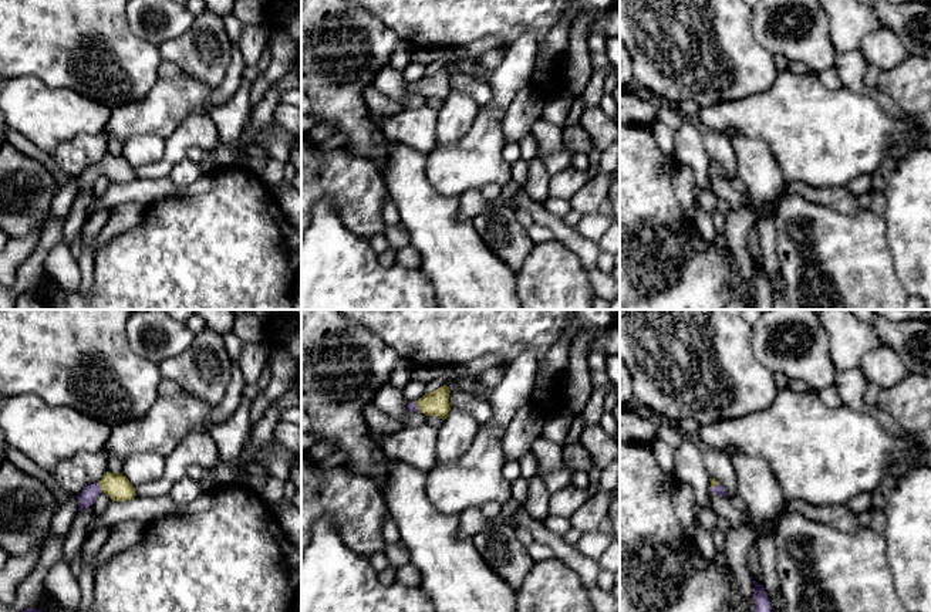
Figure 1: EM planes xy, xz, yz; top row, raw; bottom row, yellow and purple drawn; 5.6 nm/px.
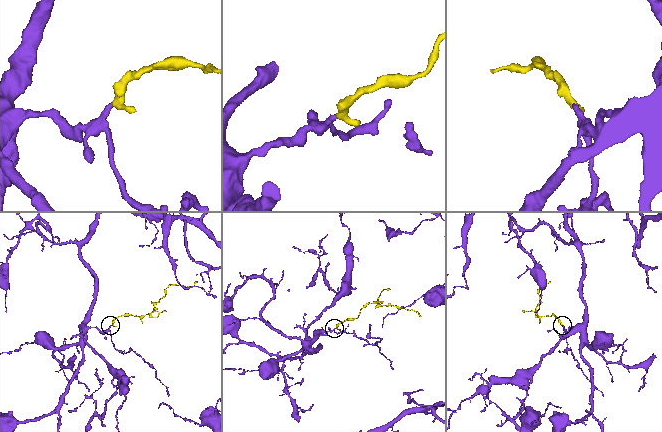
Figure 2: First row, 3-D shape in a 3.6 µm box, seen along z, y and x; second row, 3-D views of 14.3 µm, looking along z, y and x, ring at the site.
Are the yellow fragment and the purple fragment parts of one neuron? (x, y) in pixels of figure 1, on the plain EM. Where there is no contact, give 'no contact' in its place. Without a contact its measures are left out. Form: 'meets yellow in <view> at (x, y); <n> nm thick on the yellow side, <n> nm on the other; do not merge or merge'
meets yellow in xy at (100, 168); 150 nm thick on the yellow side, 90 nm on the other; merge

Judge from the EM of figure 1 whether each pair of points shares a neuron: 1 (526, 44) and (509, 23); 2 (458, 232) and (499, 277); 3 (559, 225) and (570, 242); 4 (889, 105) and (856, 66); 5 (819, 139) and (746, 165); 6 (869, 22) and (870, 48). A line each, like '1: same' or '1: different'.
1: different
2: same
3: same
4: same
5: different
6: different

